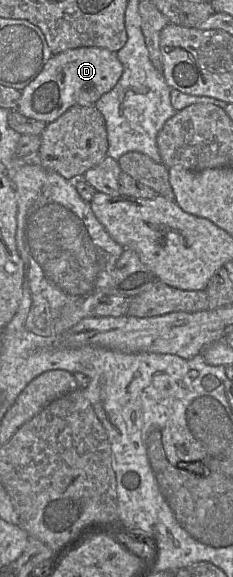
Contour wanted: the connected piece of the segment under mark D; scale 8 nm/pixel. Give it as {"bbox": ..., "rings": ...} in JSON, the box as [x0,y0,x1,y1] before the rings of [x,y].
{"bbox":[16,47,123,124],"rings":[[[79,47],[52,55],[38,76],[21,90],[16,110],[25,117],[46,124],[55,121],[75,105],[94,105],[118,82],[123,65],[116,52],[100,47]]]}

